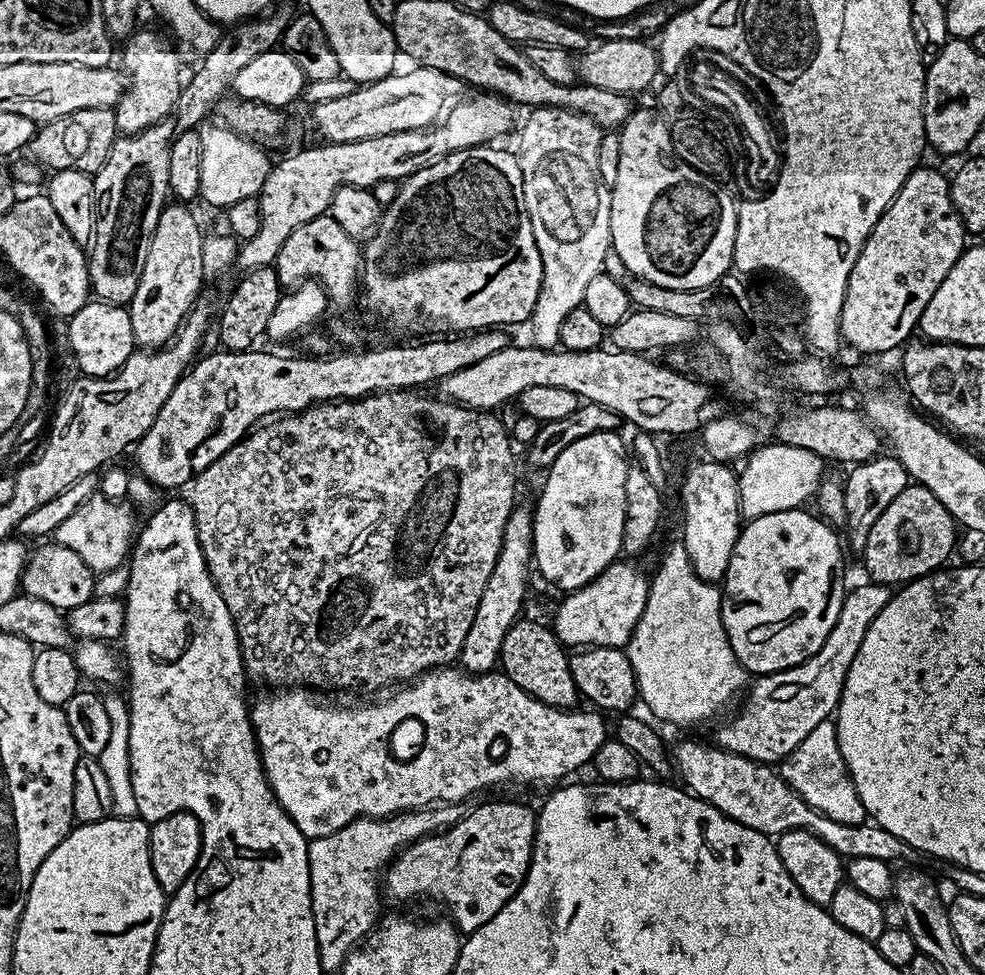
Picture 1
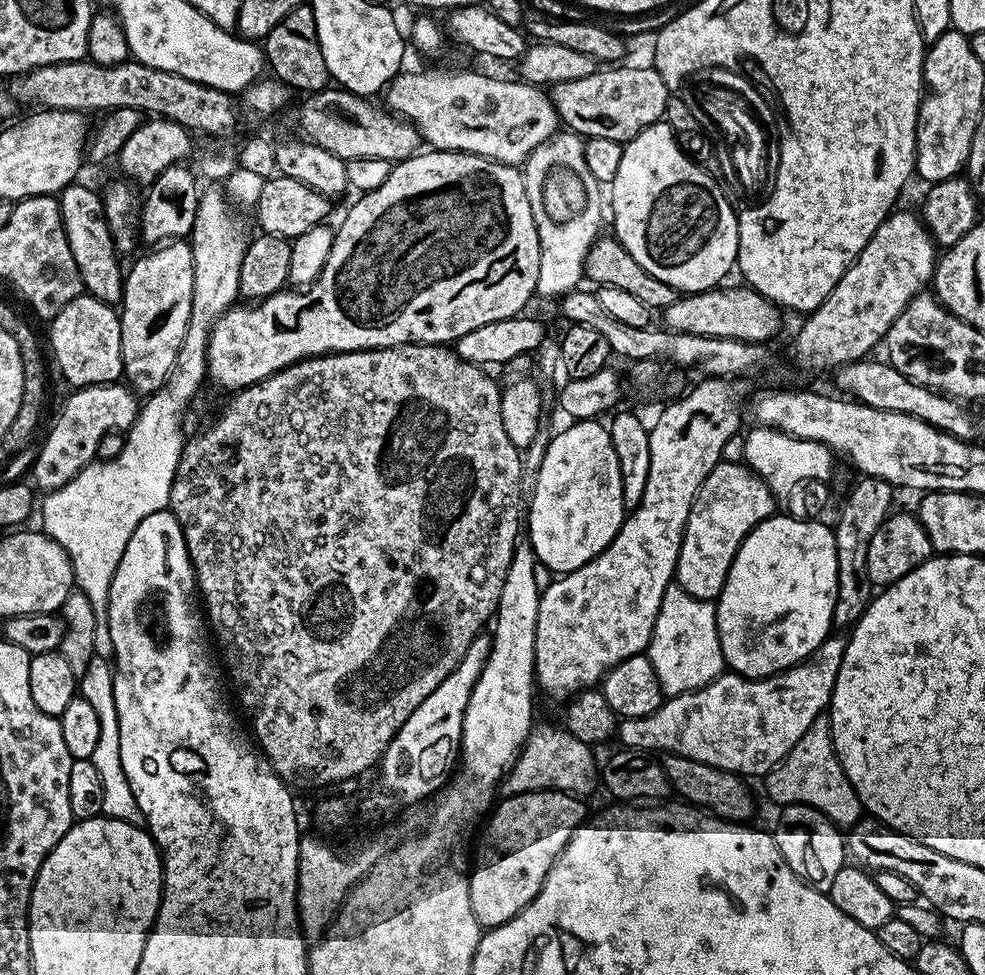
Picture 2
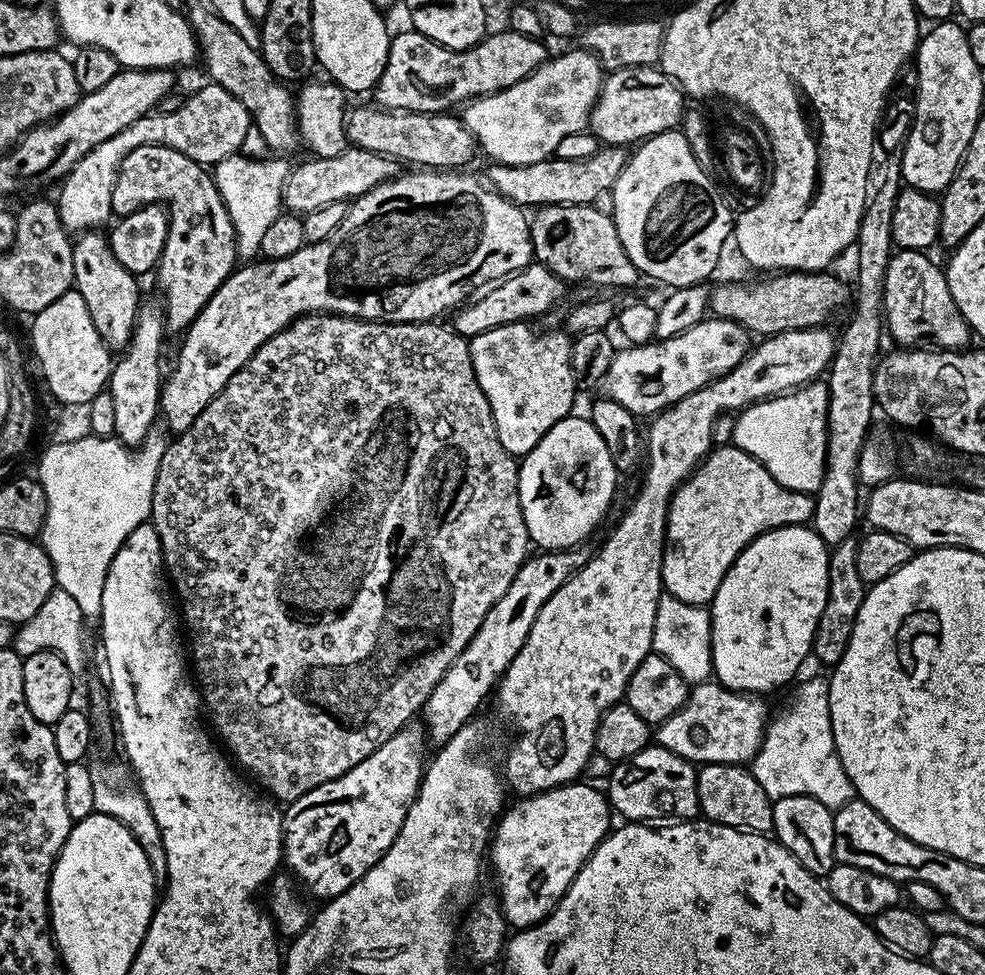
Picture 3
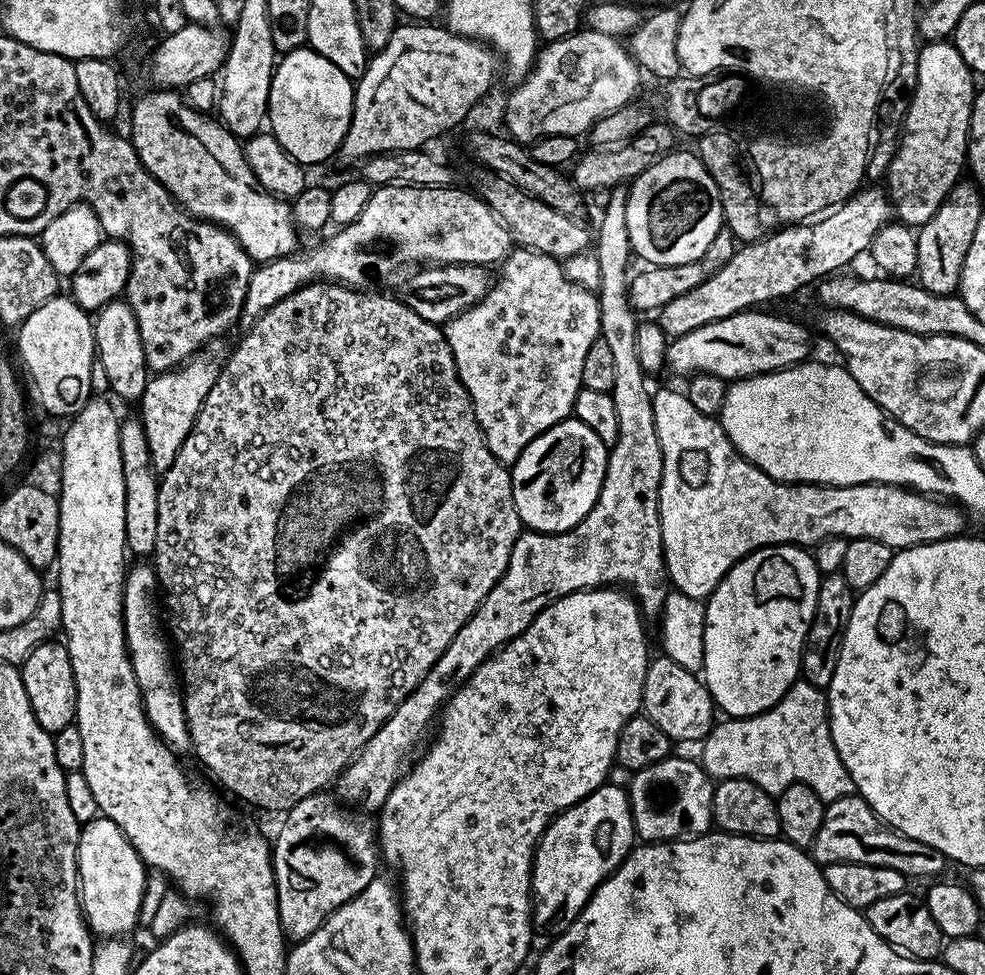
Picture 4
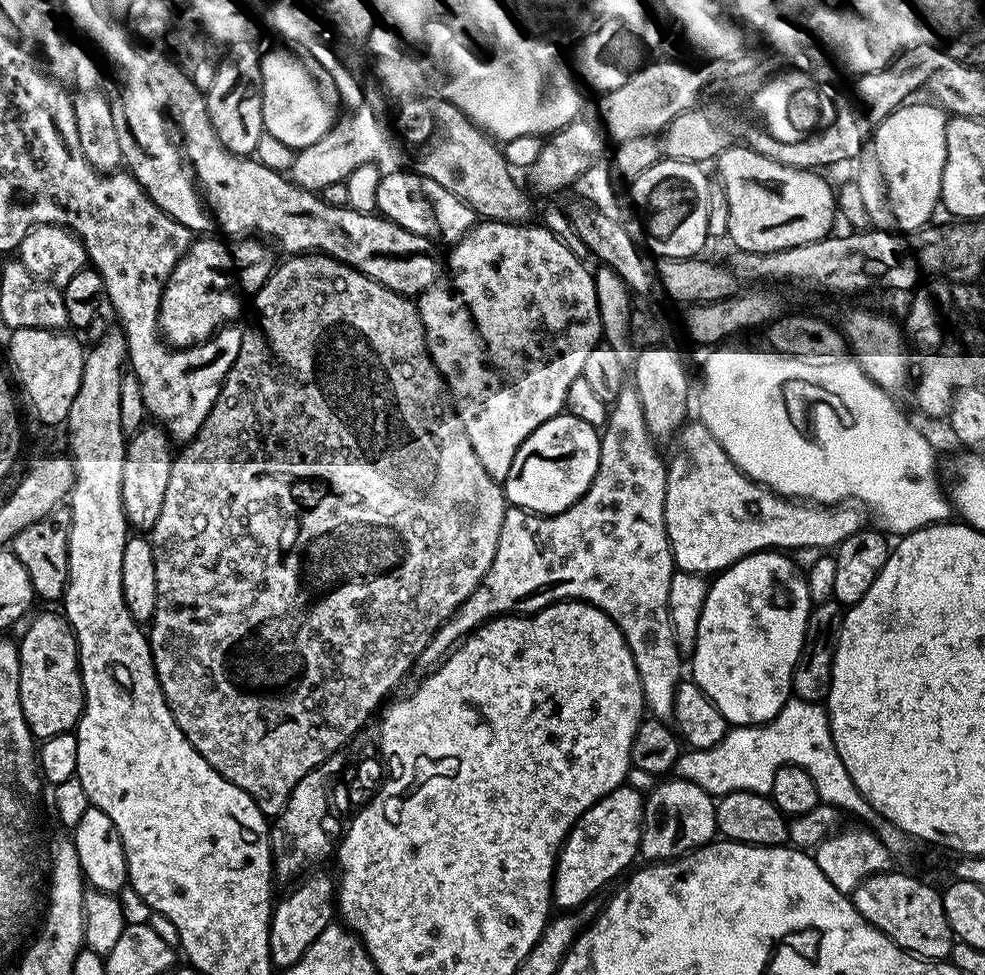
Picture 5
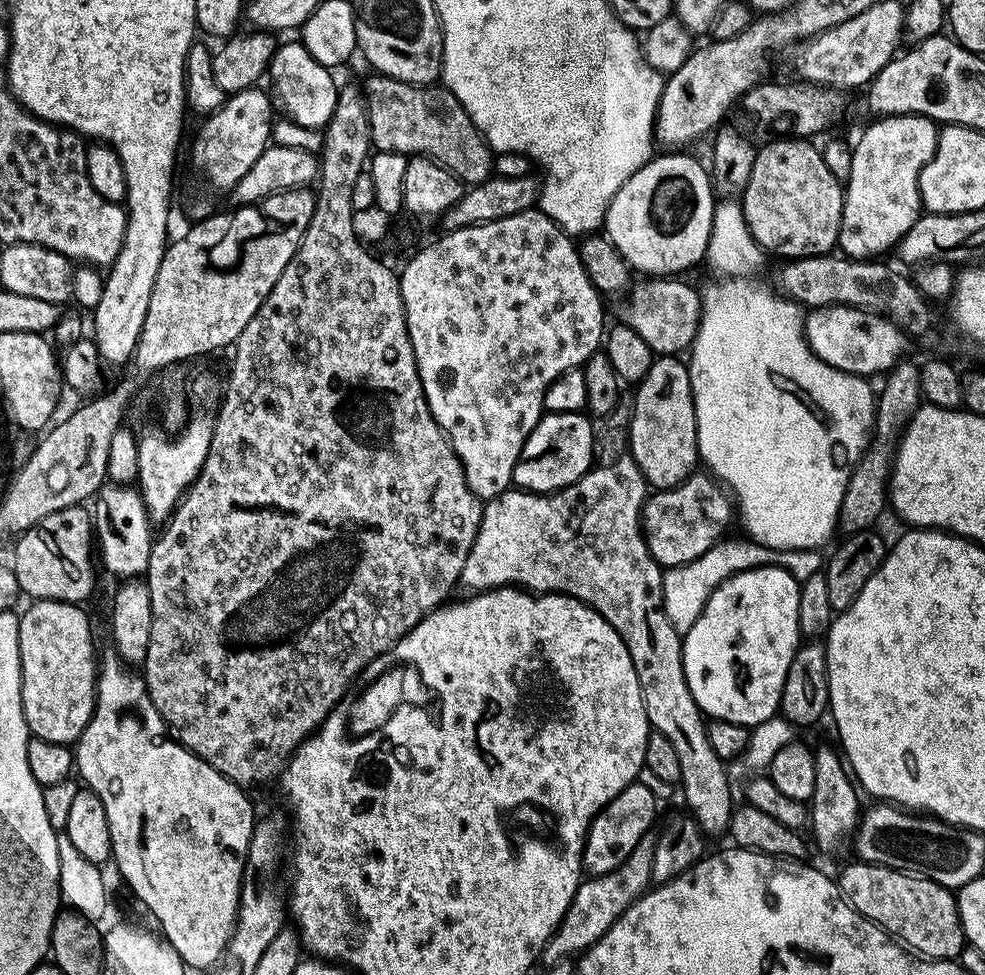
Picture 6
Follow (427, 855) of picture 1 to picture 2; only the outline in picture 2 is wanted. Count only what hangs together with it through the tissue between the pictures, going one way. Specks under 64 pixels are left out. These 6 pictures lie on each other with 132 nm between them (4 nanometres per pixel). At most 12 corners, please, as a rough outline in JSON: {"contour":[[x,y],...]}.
{"contour":[[505,796],[468,873],[481,929],[542,890],[585,823],[581,797]]}

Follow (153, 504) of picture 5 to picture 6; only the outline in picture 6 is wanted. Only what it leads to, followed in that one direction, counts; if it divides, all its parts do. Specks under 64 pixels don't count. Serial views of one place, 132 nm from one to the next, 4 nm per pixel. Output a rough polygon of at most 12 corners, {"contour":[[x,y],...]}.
{"contour":[[139,487],[94,497],[104,568],[121,581],[150,566],[154,525]]}

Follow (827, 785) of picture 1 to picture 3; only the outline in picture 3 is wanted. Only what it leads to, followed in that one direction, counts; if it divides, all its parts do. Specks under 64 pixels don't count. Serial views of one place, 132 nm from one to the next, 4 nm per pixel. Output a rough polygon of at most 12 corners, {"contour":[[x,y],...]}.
{"contour":[[812,676],[771,717],[750,762],[774,802],[854,798],[830,690]]}

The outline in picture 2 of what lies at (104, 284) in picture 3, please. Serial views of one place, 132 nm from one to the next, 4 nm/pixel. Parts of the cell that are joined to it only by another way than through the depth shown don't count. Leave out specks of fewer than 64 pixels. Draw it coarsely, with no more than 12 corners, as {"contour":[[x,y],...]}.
{"contour":[[99,191],[58,194],[83,291],[116,306],[122,268]]}

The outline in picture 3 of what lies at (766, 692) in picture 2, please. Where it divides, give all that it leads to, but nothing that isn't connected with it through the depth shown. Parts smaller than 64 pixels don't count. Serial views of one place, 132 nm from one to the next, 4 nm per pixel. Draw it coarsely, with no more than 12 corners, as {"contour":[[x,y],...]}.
{"contour":[[697,684],[655,743],[697,766],[747,765],[763,695]]}

